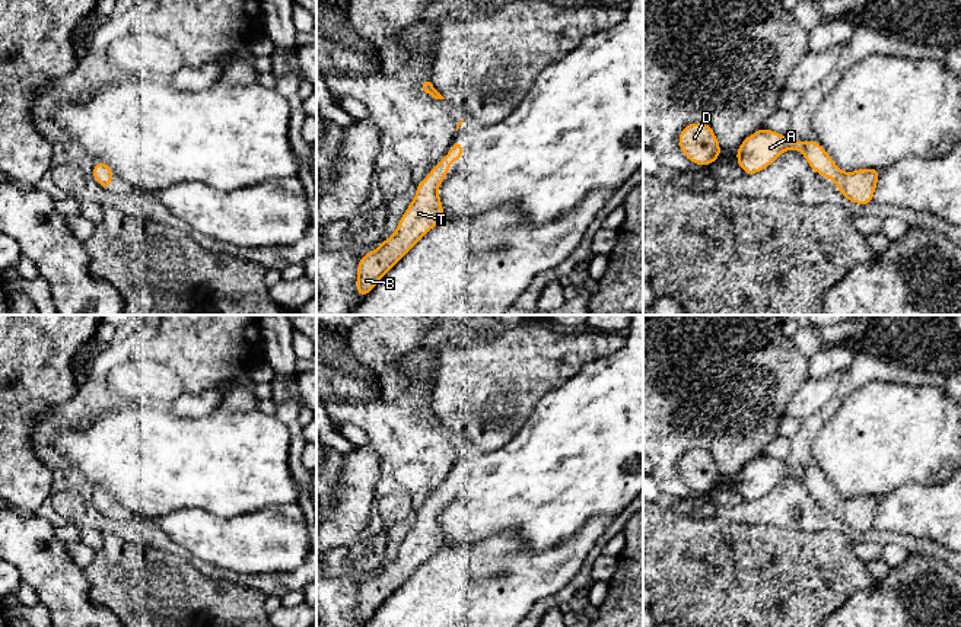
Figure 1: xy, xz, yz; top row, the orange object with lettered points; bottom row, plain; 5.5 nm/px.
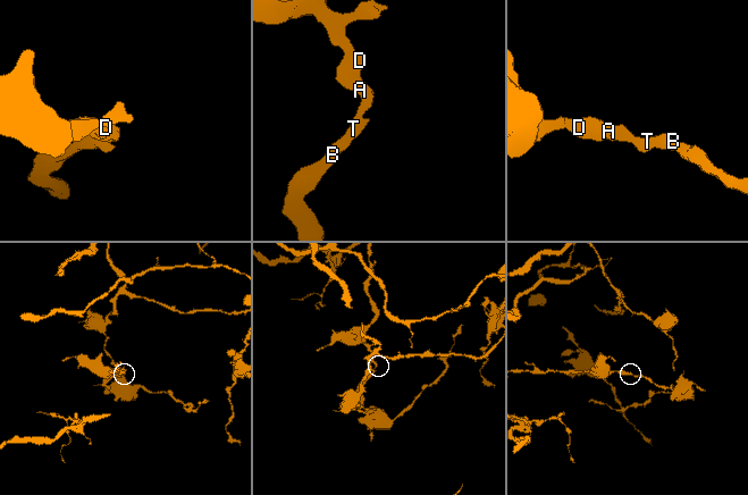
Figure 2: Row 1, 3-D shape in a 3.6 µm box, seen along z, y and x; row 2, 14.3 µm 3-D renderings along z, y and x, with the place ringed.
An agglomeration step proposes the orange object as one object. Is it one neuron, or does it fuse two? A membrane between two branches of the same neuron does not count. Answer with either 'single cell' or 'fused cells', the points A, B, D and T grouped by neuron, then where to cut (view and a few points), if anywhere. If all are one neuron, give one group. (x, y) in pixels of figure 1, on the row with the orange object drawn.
single cell; A B D T; no cut

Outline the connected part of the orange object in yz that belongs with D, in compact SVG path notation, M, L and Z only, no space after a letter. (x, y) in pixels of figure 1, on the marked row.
M706 122L687 124L678 134L678 144L684 156L700 166L712 165L722 153L713 128Z

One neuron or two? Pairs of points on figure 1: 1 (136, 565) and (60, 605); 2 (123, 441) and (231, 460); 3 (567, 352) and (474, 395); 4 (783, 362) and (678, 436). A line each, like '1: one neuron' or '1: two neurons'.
1: two neurons
2: one neuron
3: one neuron
4: one neuron

